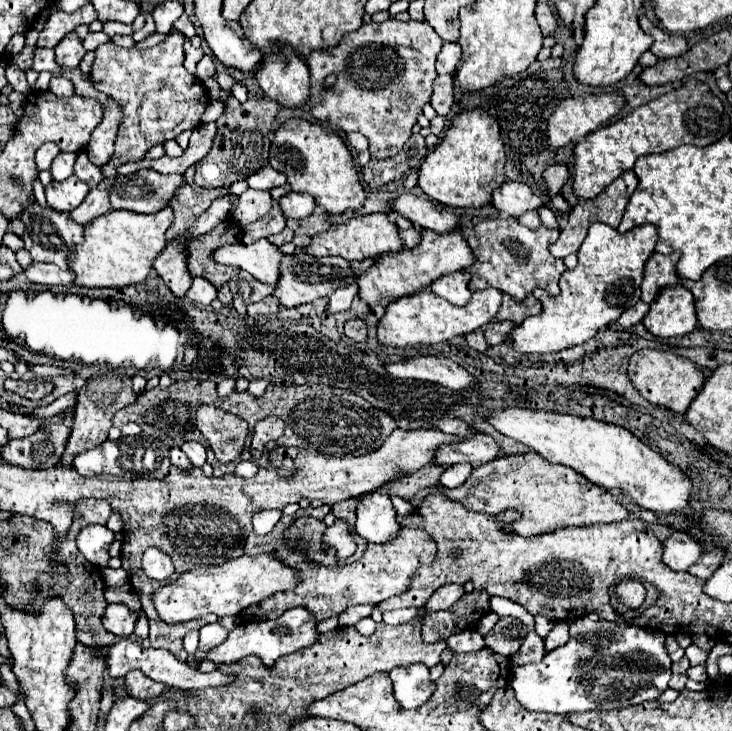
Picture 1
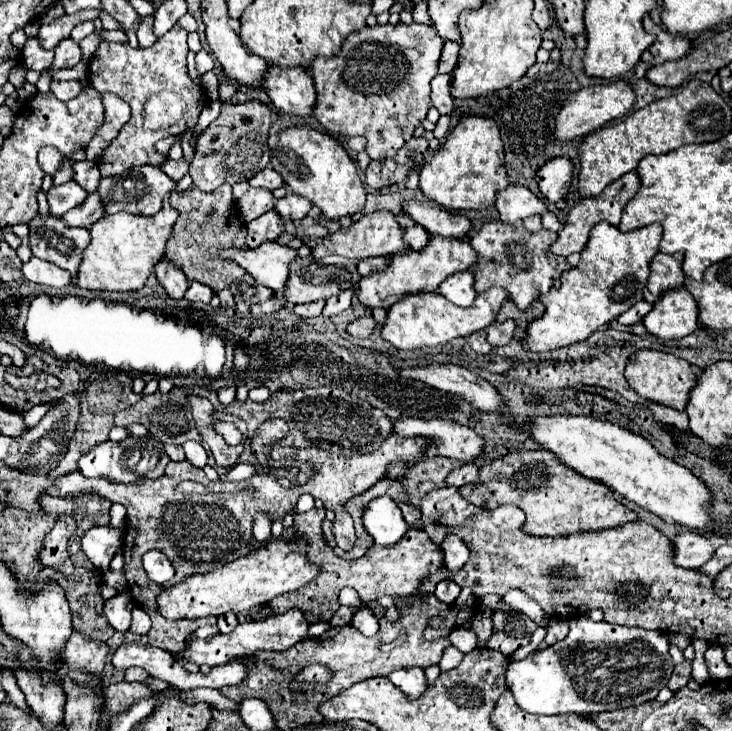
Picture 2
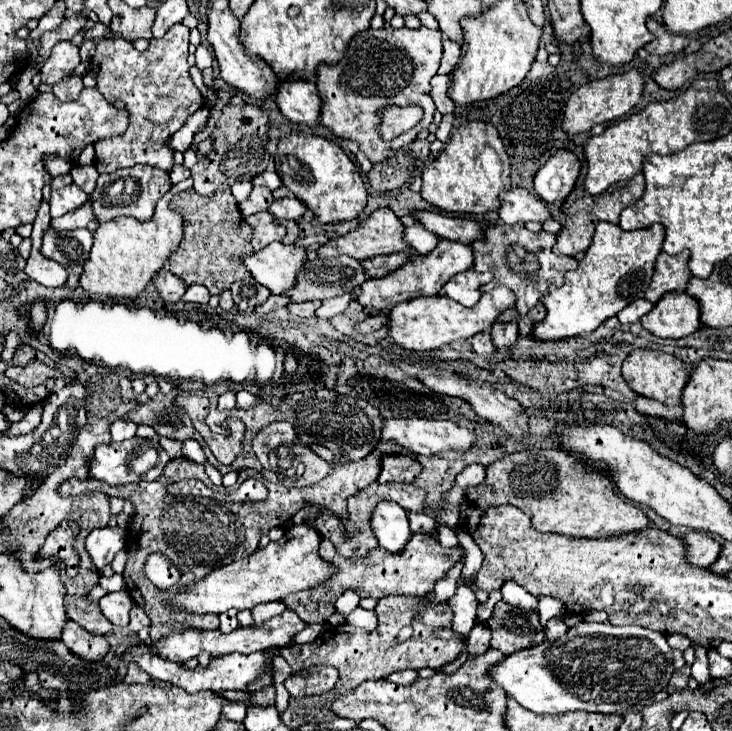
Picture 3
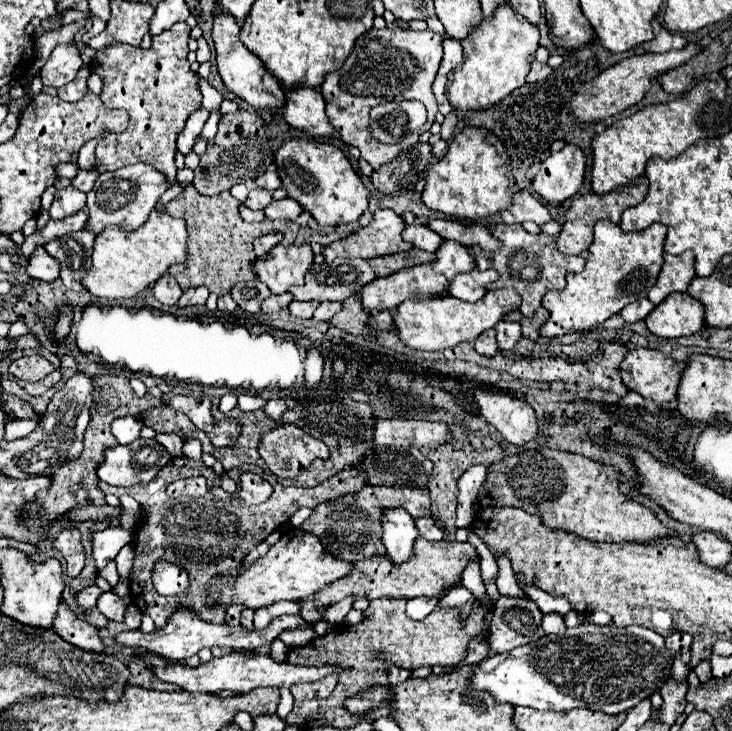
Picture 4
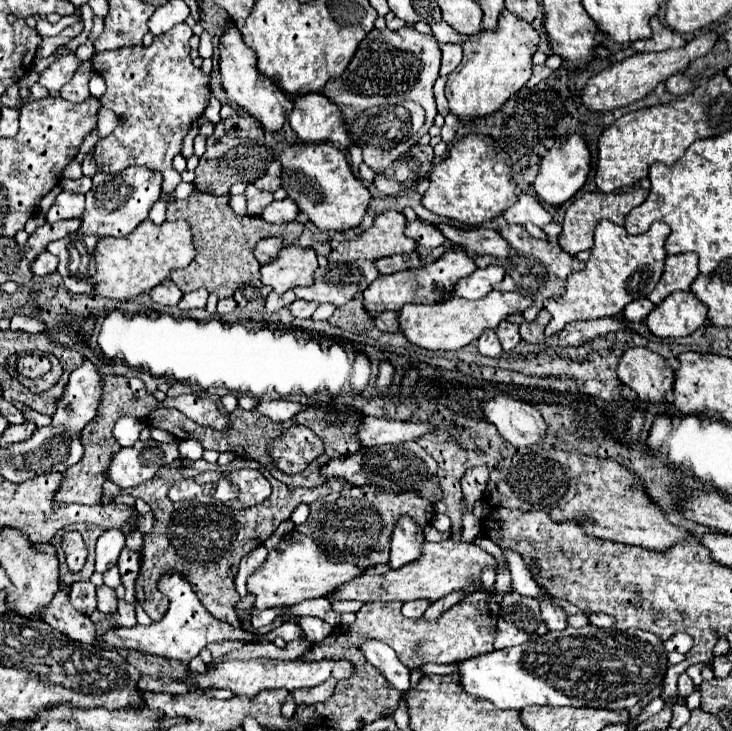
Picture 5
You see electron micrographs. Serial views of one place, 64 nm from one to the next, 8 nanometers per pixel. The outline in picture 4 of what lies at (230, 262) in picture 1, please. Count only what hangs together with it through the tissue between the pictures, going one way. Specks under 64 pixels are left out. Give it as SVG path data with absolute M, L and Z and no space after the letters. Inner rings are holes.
M276 244L268 256L256 258L256 262L252 262L252 268L258 280L264 282L272 294L284 294L290 286L304 284L304 274L312 266L312 256L314 254L308 244Z

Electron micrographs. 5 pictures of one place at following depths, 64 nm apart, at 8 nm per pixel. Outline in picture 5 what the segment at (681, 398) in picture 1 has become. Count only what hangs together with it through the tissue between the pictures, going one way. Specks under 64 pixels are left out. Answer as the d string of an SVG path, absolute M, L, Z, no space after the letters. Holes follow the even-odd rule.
M630 348L618 364L618 378L632 388L640 400L662 402L674 386L674 368L666 358L648 348Z

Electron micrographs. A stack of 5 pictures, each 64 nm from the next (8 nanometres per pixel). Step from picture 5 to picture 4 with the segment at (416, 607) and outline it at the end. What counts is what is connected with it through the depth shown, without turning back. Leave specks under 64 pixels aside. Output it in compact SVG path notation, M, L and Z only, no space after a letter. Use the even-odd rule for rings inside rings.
M412 598L406 604L406 614L412 620L423 620L436 608L436 600L434 598Z

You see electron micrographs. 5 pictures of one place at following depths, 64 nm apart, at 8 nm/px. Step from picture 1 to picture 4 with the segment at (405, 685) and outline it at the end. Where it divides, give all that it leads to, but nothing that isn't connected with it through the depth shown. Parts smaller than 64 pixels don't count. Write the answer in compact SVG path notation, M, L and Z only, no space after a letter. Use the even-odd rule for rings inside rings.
M392 666L390 672L388 672L388 680L390 680L390 684L400 684L400 682L408 680L410 676L412 676L410 670L406 670L406 668L398 668L398 666Z

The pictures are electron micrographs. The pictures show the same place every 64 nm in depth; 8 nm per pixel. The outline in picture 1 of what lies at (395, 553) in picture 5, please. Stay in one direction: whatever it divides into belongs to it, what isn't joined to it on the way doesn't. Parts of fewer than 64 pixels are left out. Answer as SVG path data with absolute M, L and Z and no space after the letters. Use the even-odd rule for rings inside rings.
M372 492L364 494L356 506L356 524L354 534L366 542L388 542L396 536L400 524L396 522L396 510L388 494Z

